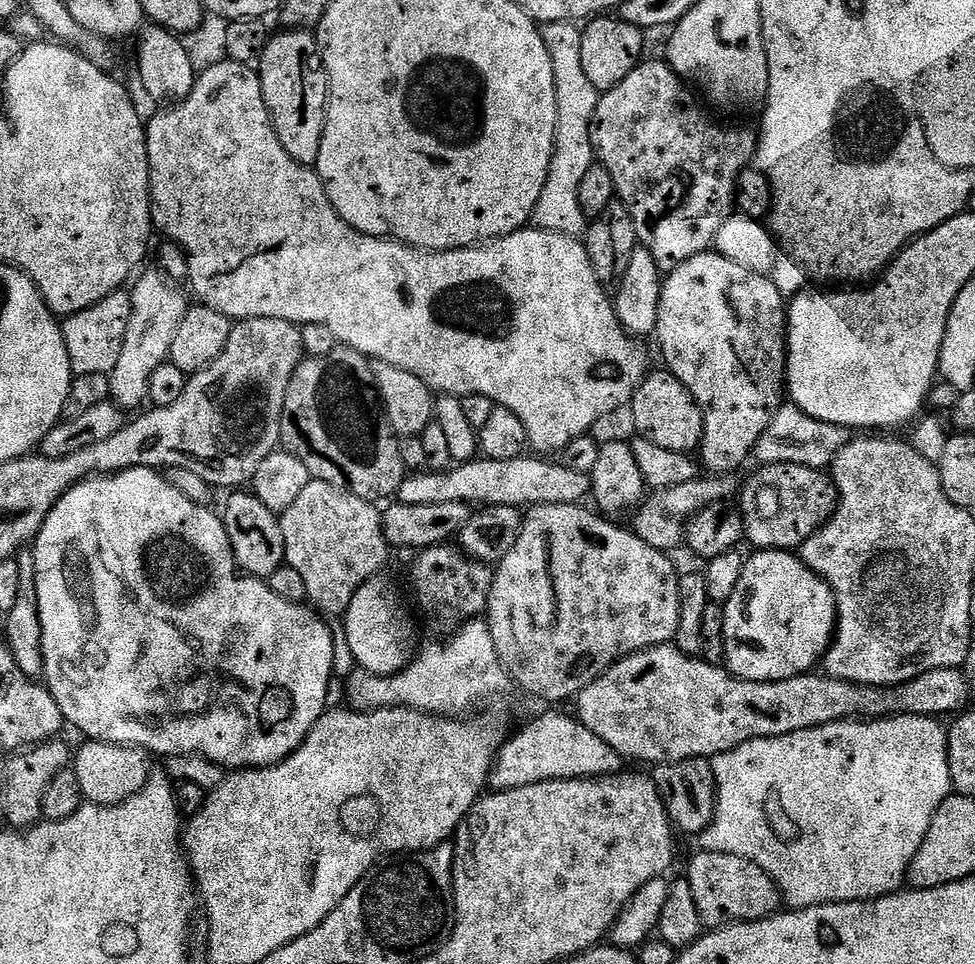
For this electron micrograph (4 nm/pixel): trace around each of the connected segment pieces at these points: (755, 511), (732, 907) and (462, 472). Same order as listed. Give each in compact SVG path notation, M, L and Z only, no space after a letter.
M766 464L759 469L761 472L756 472L752 476L752 481L743 488L739 493L740 500L738 500L738 507L740 513L744 518L744 535L747 543L753 544L753 549L756 550L796 550L803 545L804 541L808 540L814 533L819 532L829 520L832 519L832 513L836 511L838 497L836 494L836 486L832 483L831 479L823 471L815 468L807 468L806 466L798 466L797 464Z
M703 850L697 853L688 864L686 879L690 890L694 890L694 902L698 902L700 922L705 929L715 930L733 922L767 920L768 917L777 915L782 904L782 893L766 874L766 870L734 854Z
M525 454L513 460L477 458L451 470L424 470L409 475L400 487L399 503L406 506L438 506L442 502L458 502L469 506L484 504L480 506L531 510L540 504L580 504L589 499L591 476L578 474L578 470L570 470L563 462L551 464L548 461L551 459L531 455Z

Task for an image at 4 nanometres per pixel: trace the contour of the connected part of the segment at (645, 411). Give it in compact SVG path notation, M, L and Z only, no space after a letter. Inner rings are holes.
M667 370L654 372L645 375L631 398L633 426L641 432L639 435L643 439L654 446L687 454L695 453L700 447L700 439L704 437L704 416L696 405L696 399L671 372Z

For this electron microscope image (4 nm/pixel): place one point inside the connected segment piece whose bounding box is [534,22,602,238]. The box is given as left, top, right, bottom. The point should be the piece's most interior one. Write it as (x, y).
(559, 210)

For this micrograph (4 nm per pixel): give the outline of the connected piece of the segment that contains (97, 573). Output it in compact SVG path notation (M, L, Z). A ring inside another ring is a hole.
M128 468L115 474L97 474L81 480L52 507L34 541L36 605L42 626L43 683L58 702L65 721L76 724L88 740L130 744L161 758L205 756L225 770L270 768L303 744L328 704L332 671L338 665L338 640L311 607L278 598L263 579L245 574L232 553L223 519L212 508L203 508L172 485L155 468Z

